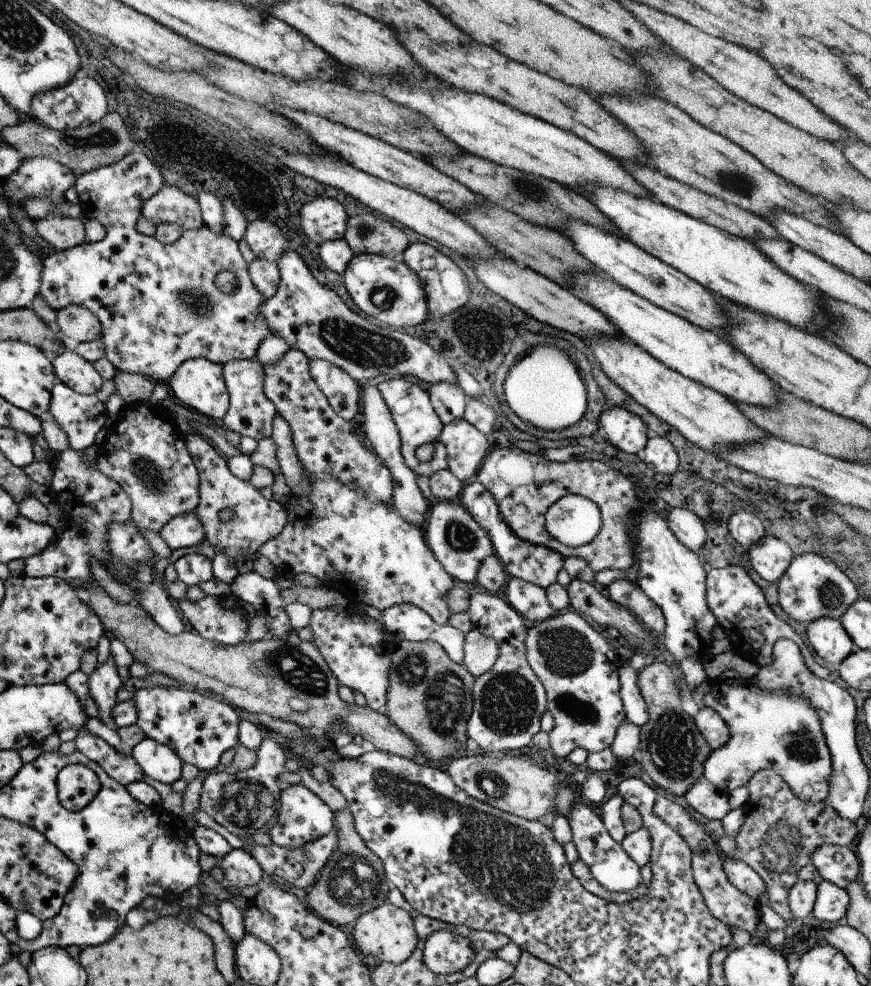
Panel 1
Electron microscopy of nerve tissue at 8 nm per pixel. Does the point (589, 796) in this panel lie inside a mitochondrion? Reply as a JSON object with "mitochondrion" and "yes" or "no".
{"mitochondrion":"no"}

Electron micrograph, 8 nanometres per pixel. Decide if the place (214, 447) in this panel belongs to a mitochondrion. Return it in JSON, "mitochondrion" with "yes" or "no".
{"mitochondrion":"no"}

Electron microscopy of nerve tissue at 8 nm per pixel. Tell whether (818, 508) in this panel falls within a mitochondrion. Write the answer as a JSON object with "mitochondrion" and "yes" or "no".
{"mitochondrion":"no"}

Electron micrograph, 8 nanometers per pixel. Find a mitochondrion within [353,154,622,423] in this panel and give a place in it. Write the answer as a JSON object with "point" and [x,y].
{"point":[532,196]}

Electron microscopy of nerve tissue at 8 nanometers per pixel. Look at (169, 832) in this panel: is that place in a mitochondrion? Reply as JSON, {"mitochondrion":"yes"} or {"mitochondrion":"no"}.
{"mitochondrion":"no"}

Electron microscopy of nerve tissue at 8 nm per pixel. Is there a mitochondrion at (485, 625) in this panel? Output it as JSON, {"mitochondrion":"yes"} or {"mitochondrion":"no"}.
{"mitochondrion":"no"}

